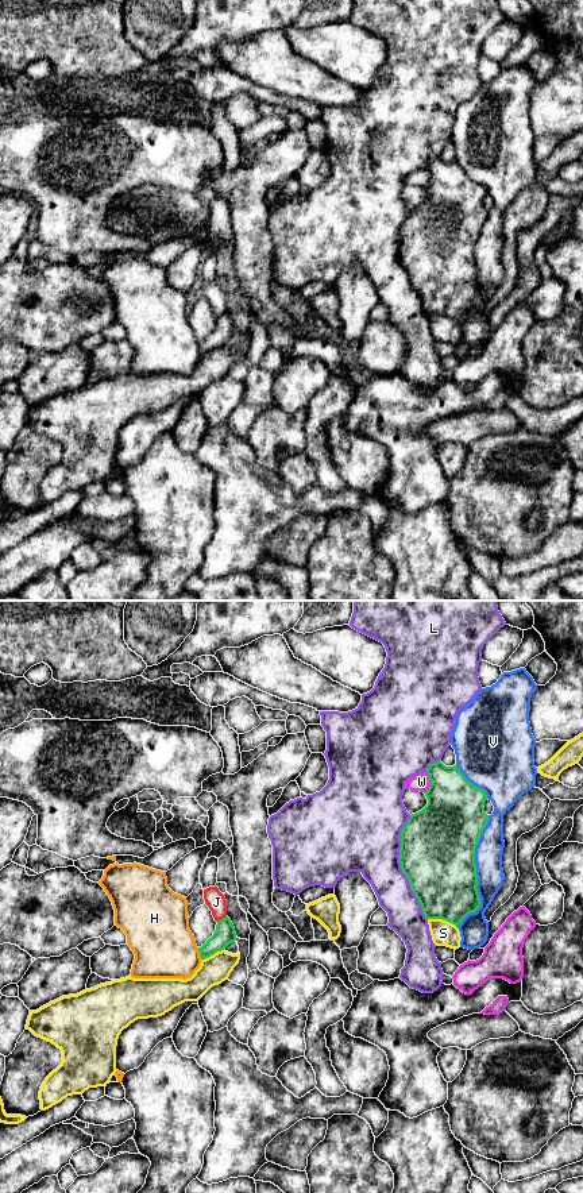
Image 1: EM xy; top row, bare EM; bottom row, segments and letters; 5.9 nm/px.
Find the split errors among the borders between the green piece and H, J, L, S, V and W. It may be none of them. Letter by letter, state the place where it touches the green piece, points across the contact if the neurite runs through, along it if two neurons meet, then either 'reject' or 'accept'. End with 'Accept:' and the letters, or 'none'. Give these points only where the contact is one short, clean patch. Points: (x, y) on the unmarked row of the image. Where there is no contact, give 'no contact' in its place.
H: xy (200, 350) | along xy (197, 343), (201, 355) | reject
J: xy (223, 313) | along xy (226, 311), (217, 317) | reject
L: xy (401, 263) | reject
S: xy (443, 315) | reject
V: xy (475, 267) | reject
W: xy (431, 178) | reject
Accept: none

